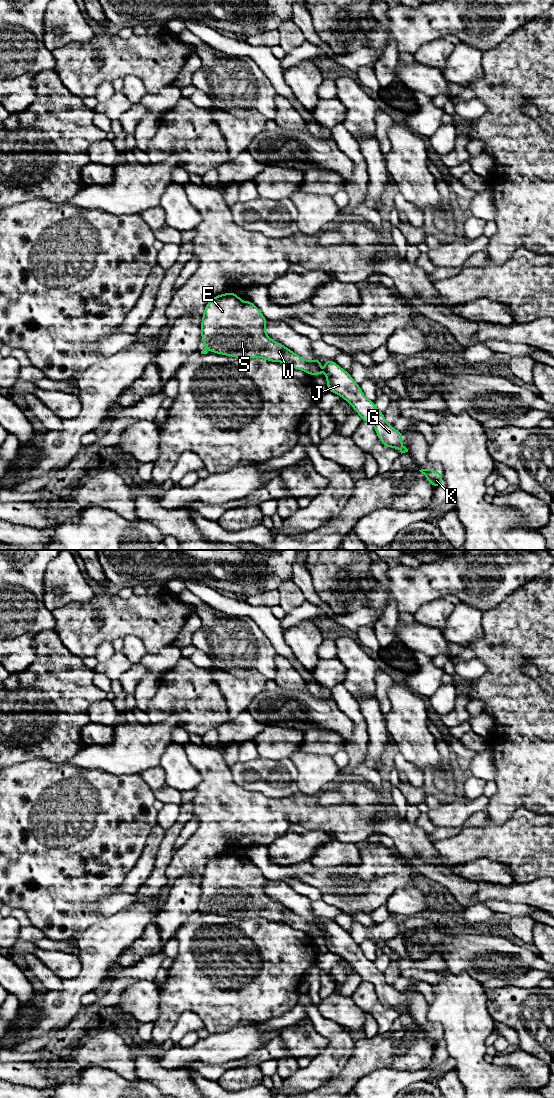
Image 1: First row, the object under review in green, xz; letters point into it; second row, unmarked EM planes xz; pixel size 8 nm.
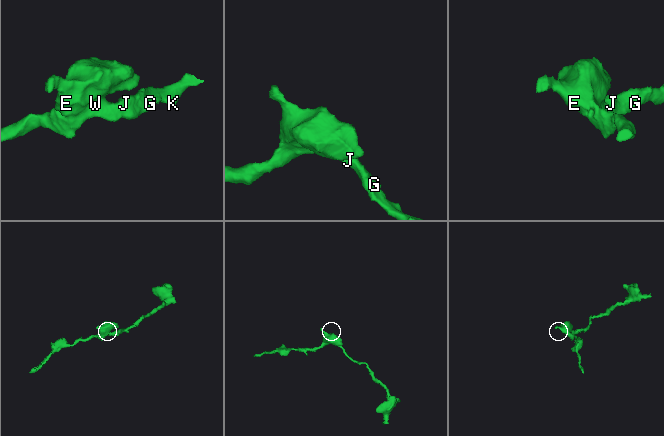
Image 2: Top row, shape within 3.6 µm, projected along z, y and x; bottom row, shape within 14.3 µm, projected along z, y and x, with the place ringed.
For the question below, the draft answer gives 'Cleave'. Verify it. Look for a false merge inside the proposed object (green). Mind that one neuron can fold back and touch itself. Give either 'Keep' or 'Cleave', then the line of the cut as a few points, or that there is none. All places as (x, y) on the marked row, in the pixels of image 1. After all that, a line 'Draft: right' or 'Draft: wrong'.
Keep. No split
Draft: wrong

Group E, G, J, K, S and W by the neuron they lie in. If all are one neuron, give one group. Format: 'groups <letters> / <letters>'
groups E G J K S W

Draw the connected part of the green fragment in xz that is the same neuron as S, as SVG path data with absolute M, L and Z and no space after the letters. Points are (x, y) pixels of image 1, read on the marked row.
M233 292L216 295L208 301L202 315L201 339L207 349L203 349L201 354L207 354L209 349L215 354L240 359L264 358L269 362L281 362L312 376L319 376L323 373L319 369L321 360L318 358L308 361L280 342L273 341L266 334L267 321L258 307L250 300L243 302L240 296Z

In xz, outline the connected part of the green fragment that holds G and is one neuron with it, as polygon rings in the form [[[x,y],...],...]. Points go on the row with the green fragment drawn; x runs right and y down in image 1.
[[[331,359],[325,360],[325,366],[328,391],[349,402],[362,421],[371,423],[384,446],[396,448],[401,454],[408,452],[408,449],[400,442],[404,438],[403,433],[386,422],[384,413],[376,407],[374,401],[363,394],[360,385],[353,380],[351,374]]]

